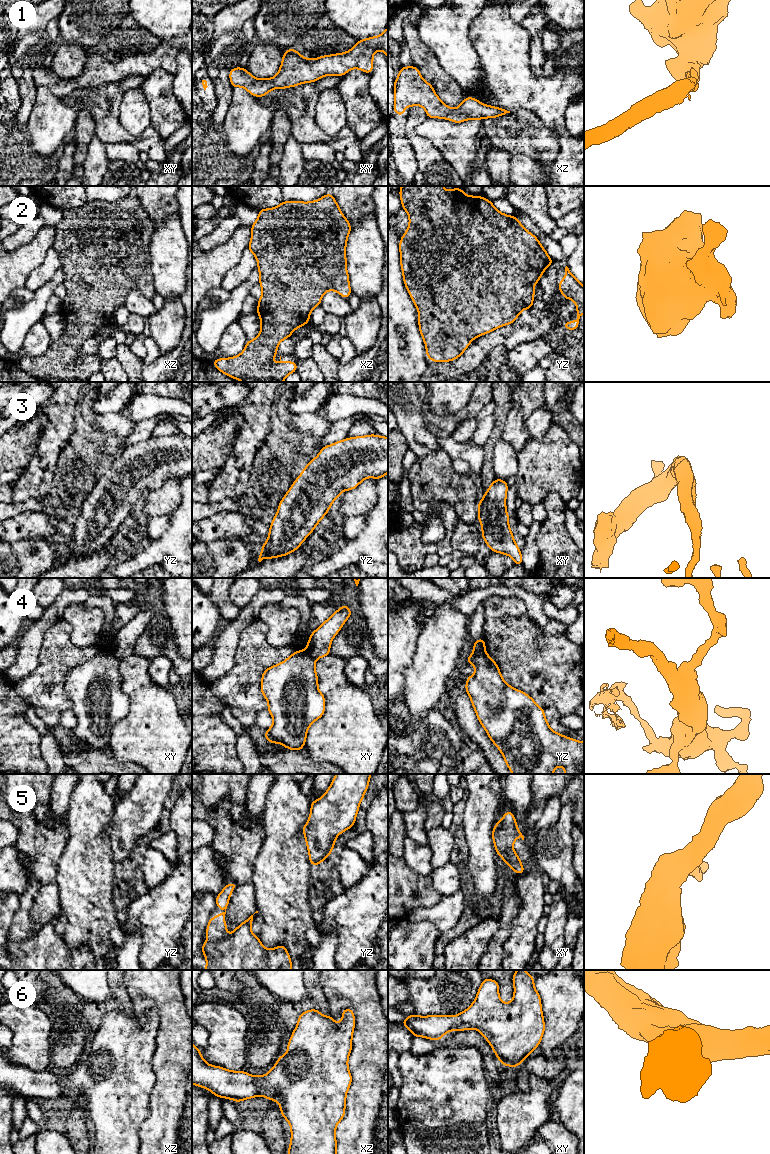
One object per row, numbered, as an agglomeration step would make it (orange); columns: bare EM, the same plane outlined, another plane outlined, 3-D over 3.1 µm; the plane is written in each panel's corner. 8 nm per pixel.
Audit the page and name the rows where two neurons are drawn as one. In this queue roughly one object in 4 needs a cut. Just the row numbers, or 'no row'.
4

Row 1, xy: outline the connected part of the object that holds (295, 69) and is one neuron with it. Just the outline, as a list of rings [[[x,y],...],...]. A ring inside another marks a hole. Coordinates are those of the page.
[[[388,27],[379,36],[358,40],[355,46],[345,53],[325,55],[316,59],[306,59],[304,56],[300,55],[295,48],[285,50],[280,69],[273,78],[256,79],[245,68],[233,68],[229,72],[230,82],[232,88],[243,87],[251,95],[263,97],[274,88],[285,89],[287,87],[295,87],[302,83],[315,82],[328,75],[344,76],[348,71],[354,68],[370,74],[373,71],[373,55],[379,49],[388,57]]]

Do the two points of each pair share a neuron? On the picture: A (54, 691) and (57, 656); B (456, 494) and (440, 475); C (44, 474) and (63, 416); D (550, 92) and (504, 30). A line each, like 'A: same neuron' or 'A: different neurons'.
A: same neuron
B: same neuron
C: same neuron
D: same neuron

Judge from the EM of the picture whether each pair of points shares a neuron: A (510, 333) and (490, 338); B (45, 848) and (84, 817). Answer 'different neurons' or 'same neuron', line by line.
A: same neuron
B: different neurons

